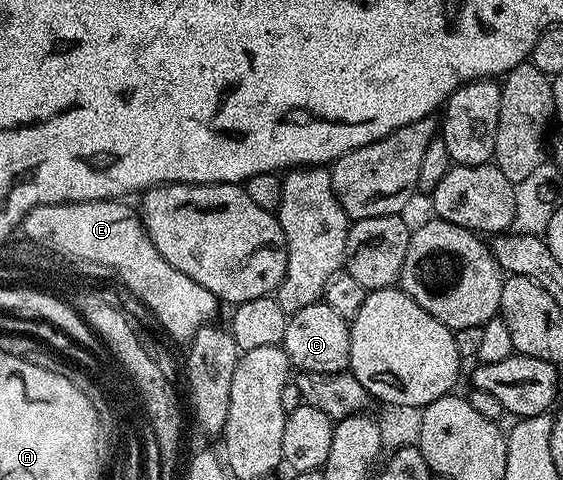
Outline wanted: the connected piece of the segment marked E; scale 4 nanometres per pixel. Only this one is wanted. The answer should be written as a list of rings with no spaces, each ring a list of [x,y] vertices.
[[[121,200],[111,202],[60,202],[59,204],[43,204],[35,207],[21,222],[19,230],[30,242],[46,245],[49,251],[64,256],[77,256],[83,260],[91,260],[96,264],[106,265],[112,273],[157,317],[157,322],[174,338],[182,344],[188,343],[199,332],[199,328],[210,325],[217,314],[219,300],[203,284],[195,284],[191,276],[183,276],[179,268],[171,268],[163,256],[151,244],[147,232],[143,228],[140,217]]]

